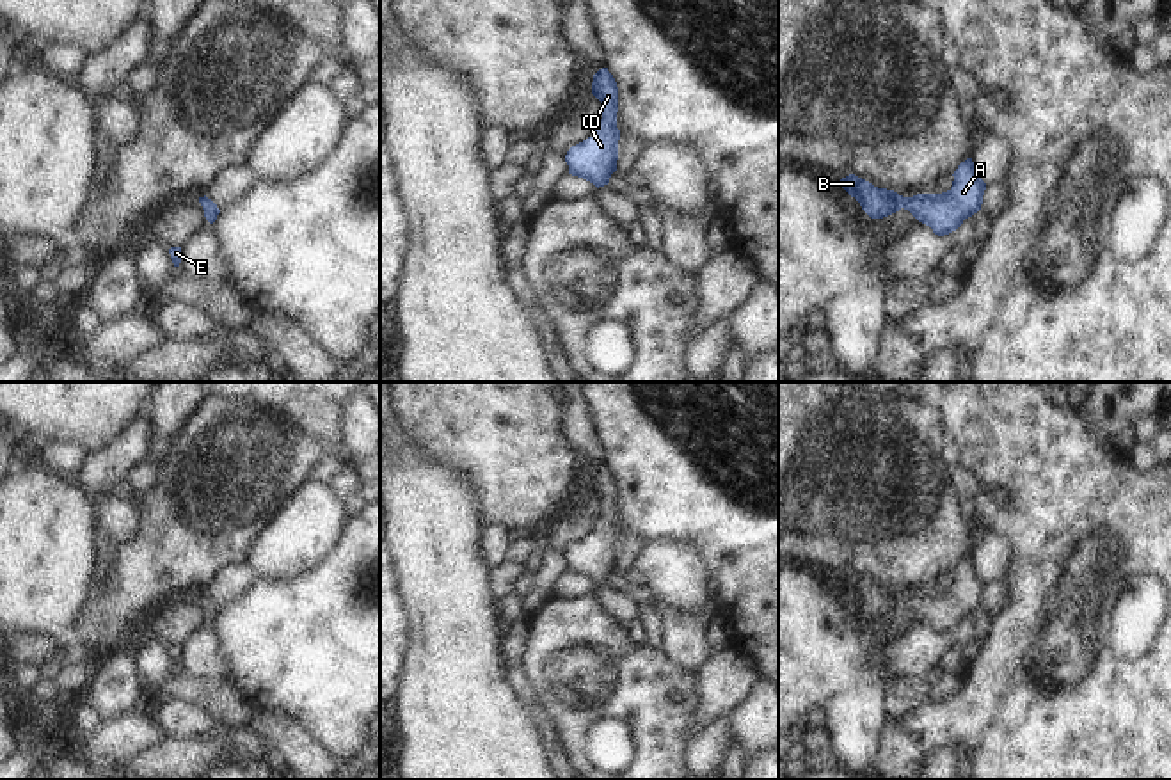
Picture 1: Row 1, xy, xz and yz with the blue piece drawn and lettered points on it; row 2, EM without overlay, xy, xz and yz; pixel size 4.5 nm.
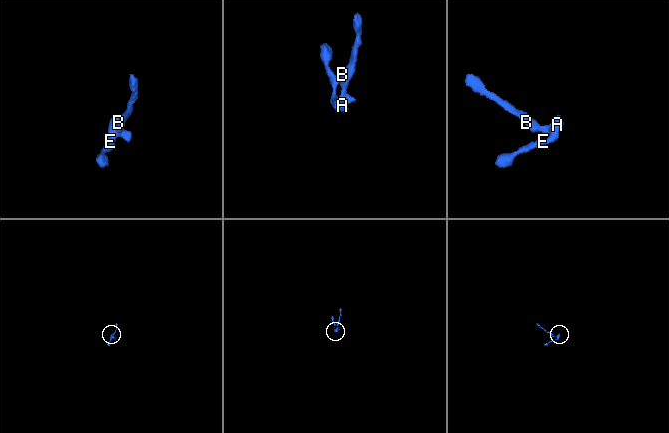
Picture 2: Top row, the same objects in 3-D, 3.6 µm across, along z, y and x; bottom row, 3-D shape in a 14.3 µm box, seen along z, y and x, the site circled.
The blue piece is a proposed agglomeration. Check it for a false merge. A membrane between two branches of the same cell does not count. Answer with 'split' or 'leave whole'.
leave whole

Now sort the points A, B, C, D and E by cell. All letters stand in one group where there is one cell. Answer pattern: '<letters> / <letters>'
A B C D E

